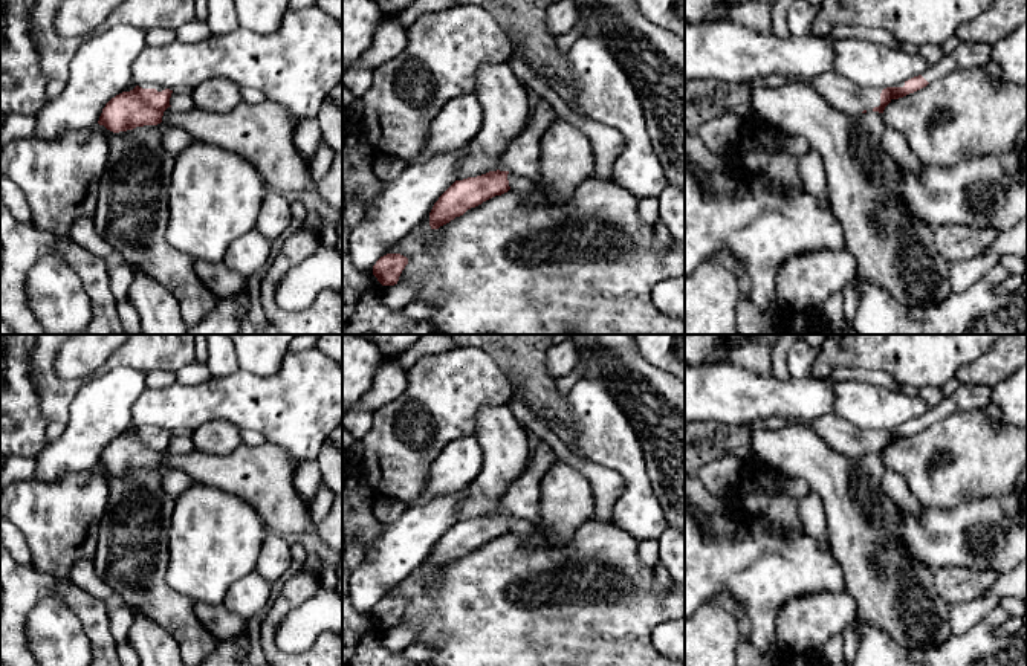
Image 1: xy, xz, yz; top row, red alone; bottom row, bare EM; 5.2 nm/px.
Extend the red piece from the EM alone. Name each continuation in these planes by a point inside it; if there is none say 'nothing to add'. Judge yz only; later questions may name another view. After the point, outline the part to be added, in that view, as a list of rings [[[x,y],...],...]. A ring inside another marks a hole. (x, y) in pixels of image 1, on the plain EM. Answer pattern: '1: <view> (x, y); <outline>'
1: yz (841, 436); [[[827,414],[815,420],[769,417],[752,425],[746,425],[744,428],[779,429],[789,425],[807,426],[810,431],[816,432],[830,449],[845,457],[860,457],[863,452],[873,454],[874,449],[880,448],[880,435],[883,432],[859,429],[834,414]]]

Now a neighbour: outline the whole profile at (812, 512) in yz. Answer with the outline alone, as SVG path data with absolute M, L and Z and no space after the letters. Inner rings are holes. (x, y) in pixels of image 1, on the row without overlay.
M810 492L804 498L798 500L798 510L804 530L822 547L831 550L827 532L825 509L821 496L816 492Z

